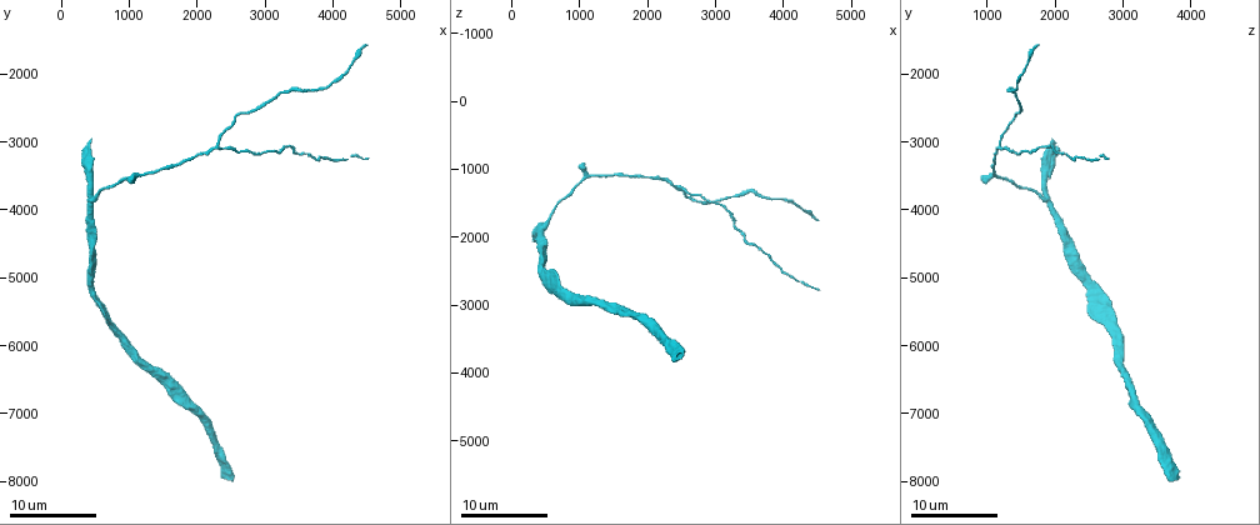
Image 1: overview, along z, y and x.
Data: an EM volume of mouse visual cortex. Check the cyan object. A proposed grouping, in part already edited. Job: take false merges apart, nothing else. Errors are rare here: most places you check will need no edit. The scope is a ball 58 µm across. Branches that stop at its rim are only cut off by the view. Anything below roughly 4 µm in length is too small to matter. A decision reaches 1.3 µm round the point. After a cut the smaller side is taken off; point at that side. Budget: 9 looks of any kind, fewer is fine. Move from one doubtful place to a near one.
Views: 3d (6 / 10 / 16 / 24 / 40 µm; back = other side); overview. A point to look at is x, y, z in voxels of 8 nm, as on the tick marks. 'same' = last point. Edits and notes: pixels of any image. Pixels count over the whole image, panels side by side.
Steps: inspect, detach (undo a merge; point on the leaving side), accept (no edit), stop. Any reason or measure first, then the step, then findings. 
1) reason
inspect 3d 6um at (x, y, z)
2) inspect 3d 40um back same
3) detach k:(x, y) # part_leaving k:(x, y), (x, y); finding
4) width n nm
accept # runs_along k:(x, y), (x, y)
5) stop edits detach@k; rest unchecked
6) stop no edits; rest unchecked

inspect 3d 16um at (2300, 3000, 1150)

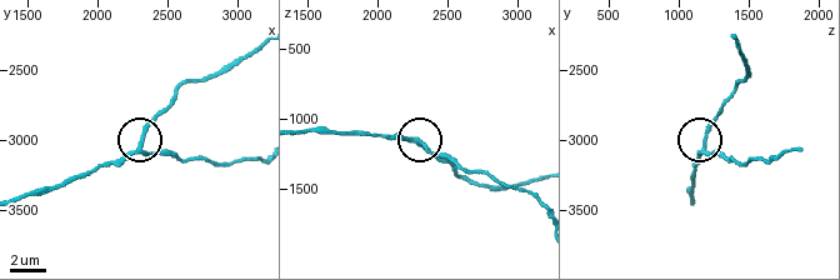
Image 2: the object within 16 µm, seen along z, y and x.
inspect 3d 6um at (2300, 3060, 1160)

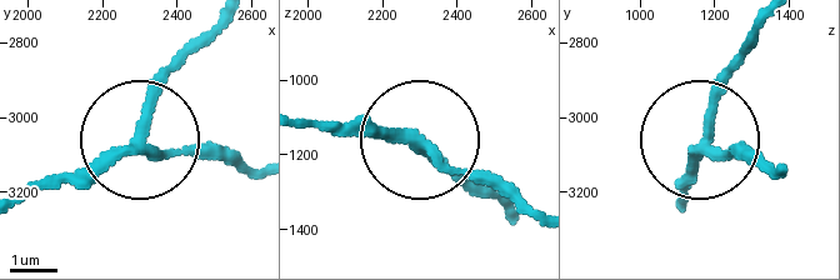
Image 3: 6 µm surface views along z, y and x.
width 210 nm
accept # runs_along 3:(306, 120), (390, 128), (485, 171), (533, 215); one neuron here

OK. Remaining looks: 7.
sudden change in width
inspect 3d 6um at (1800, 3350, 1100)

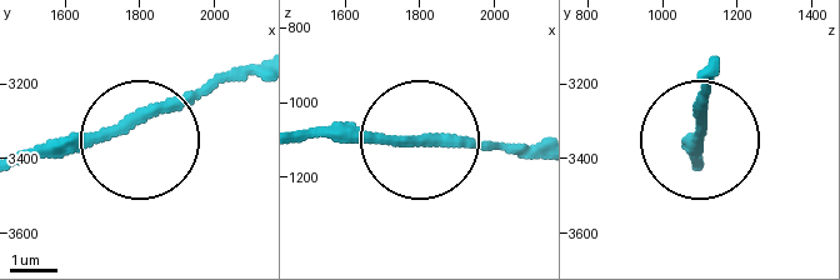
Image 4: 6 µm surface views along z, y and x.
accept # runs_along 4:(21, 163), (249, 83); continuous, no second neuron

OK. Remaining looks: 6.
calibre changes
inspect 3d 16um at (3350, 2250, 1400)

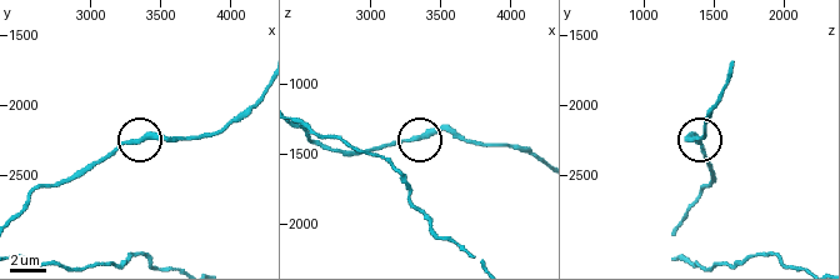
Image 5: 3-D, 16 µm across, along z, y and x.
accept # continuous, no second neuron

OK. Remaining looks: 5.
narrows sharply
inspect 3d 10um at (3300, 3100, 1800)

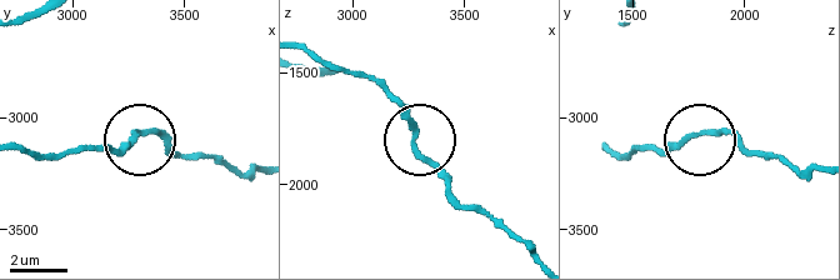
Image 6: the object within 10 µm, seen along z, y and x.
accept # runs_along 6:(26, 150), (70, 154), (149, 133), (181, 154); one neuron here

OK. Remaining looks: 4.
stop no edits; rest unchecked

